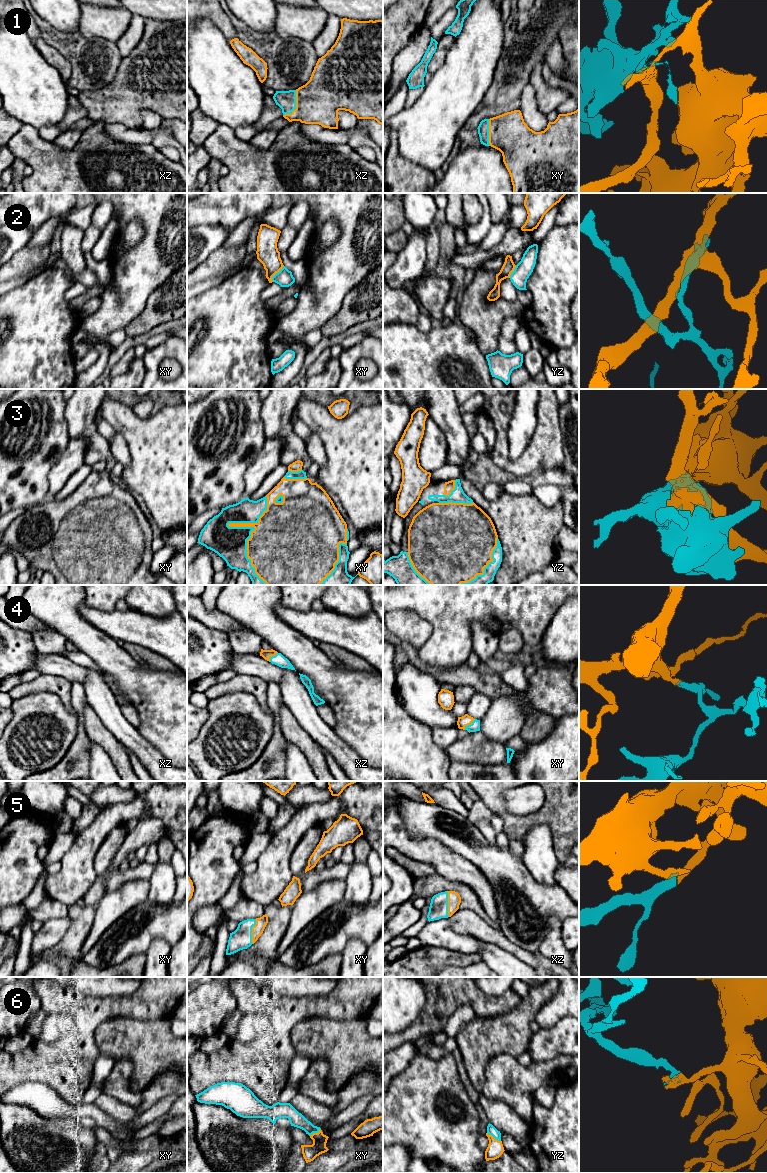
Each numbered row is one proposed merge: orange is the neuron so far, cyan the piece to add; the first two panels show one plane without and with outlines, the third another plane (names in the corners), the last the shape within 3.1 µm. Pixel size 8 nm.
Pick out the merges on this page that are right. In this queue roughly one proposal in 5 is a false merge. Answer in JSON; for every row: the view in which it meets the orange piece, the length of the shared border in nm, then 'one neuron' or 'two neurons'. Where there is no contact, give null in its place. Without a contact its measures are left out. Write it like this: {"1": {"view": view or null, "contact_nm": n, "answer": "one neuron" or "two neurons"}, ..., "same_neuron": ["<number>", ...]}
{"1": {"view": "xz", "contact_nm": 240, "answer": "one neuron"}, "2": {"view": "xy", "contact_nm": 160, "answer": "two neurons"}, "3": {"view": "xy", "contact_nm": 700, "answer": "one neuron"}, "4": {"view": "xy", "contact_nm": 130, "answer": "one neuron"}, "5": {"view": "xy", "contact_nm": 200, "answer": "one neuron"}, "6": {"view": "yz", "contact_nm": 130, "answer": "one neuron"}, "same_neuron": ["1", "3", "4", "5", "6"]}

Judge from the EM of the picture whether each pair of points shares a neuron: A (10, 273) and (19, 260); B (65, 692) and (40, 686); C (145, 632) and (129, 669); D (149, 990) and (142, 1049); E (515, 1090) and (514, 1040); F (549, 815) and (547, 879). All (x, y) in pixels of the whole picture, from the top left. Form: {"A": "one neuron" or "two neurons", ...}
{"A": "one neuron", "B": "one neuron", "C": "two neurons", "D": "two neurons", "E": "two neurons", "F": "two neurons"}

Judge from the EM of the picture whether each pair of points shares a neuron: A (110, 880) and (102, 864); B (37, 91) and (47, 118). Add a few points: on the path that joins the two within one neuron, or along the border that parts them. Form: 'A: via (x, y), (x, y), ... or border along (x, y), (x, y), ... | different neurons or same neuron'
A: via (107, 876), (102, 871), (102, 868) | same neuron
B: via (40, 98), (46, 104), (47, 111) | same neuron

